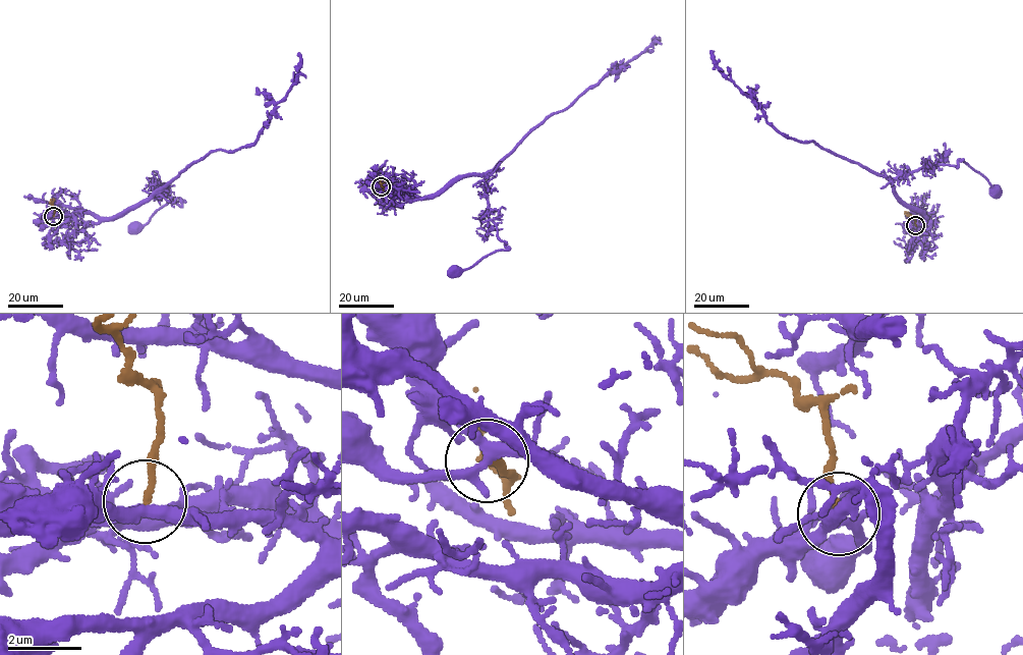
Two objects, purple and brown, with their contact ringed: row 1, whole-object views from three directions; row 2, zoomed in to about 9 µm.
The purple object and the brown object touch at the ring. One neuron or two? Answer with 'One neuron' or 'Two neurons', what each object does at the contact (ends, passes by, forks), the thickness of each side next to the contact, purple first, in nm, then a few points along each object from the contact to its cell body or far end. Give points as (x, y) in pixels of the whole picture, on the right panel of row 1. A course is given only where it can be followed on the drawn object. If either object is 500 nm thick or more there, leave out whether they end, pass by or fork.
Two neurons. At the ring purple forks. At the ring brown ends. Thickness 280 nm (purple) against 160 nm. Course of purple: (916, 226), (923, 211), (895, 192), (901, 176), (938, 164), (957, 167), (959, 159), (993, 189). Course of brown: (916, 225), (915, 218), (904, 213)

